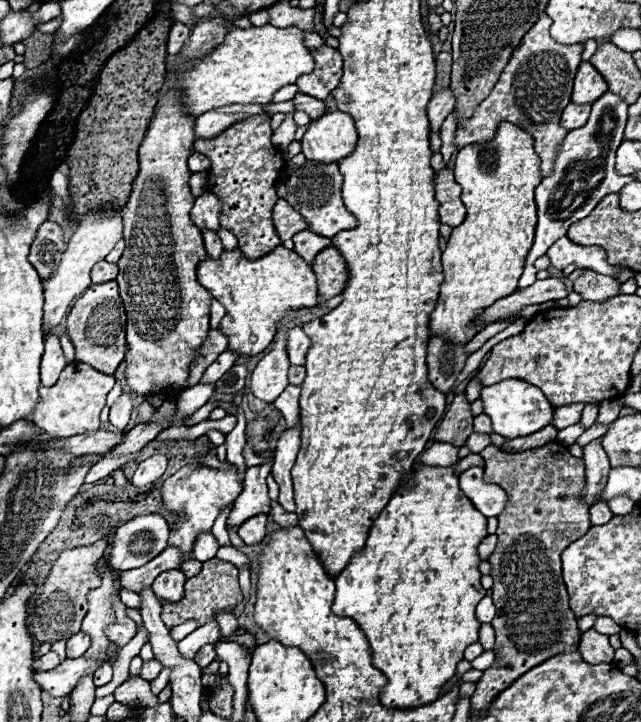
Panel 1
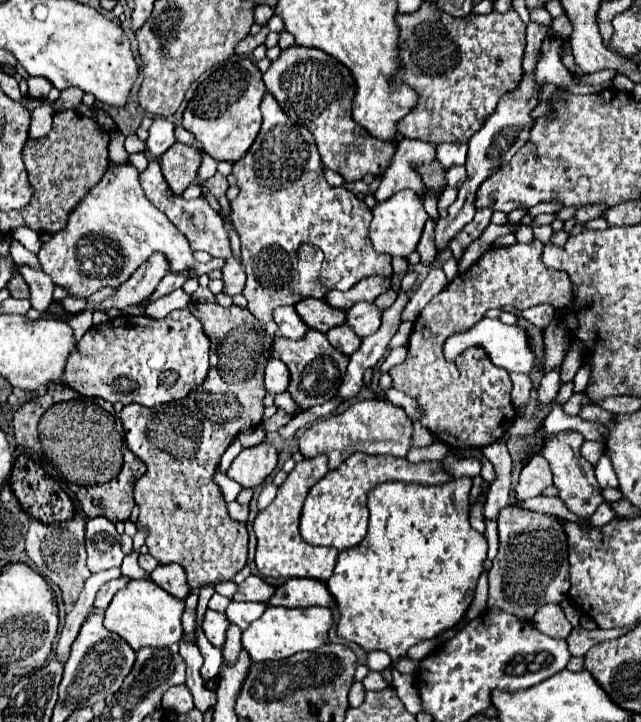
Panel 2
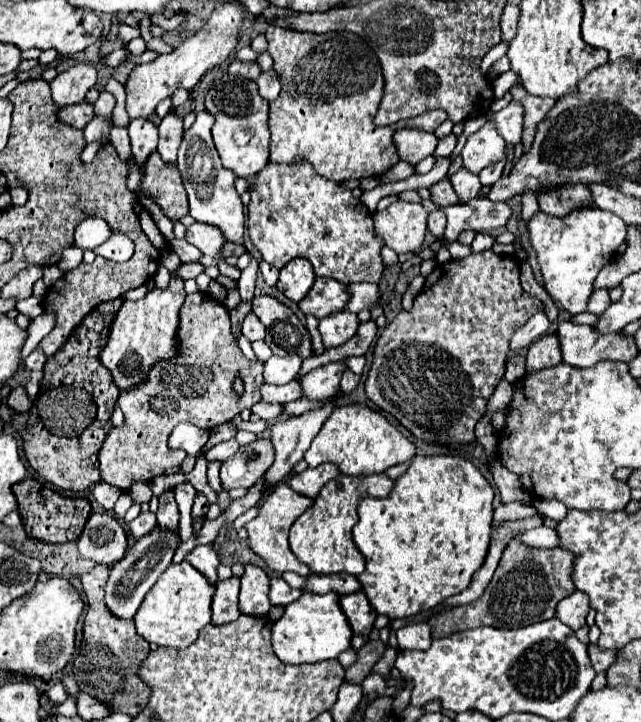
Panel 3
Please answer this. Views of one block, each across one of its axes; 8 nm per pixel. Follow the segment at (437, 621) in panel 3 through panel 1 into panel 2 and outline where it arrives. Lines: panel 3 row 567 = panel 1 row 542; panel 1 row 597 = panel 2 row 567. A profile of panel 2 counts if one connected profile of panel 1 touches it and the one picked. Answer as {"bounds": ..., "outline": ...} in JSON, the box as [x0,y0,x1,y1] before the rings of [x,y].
{"bounds":[488,506,568,622],"outline":[[[506,506],[498,514],[498,540],[500,550],[488,572],[490,610],[504,610],[530,622],[538,608],[568,596],[568,544],[558,516]]]}

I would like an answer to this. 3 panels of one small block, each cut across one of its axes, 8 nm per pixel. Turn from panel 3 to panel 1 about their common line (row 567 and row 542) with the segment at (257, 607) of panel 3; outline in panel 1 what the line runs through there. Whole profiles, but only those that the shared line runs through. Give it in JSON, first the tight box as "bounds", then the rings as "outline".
{"bounds":[238,514,268,544],"outline":[[[258,514],[248,518],[244,524],[240,524],[238,534],[246,544],[258,544],[264,536],[266,536],[266,522],[268,516],[266,514]]]}

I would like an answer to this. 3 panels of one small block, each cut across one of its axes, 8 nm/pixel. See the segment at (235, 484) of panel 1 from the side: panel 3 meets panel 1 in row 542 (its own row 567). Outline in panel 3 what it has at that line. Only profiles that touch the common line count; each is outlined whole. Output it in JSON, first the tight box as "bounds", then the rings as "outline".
{"bounds":[134,564,214,648],"outline":[[[172,564],[168,570],[158,578],[152,590],[146,594],[144,602],[140,604],[134,624],[136,632],[146,642],[156,642],[158,646],[172,646],[172,648],[186,648],[190,646],[200,628],[210,624],[210,602],[214,596],[214,586],[190,564]]]}

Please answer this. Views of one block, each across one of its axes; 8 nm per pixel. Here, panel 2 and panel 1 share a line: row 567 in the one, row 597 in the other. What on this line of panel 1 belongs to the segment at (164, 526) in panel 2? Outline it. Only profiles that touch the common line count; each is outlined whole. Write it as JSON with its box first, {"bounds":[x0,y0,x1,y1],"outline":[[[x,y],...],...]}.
{"bounds":[162,560,244,628],"outline":[[[206,560],[200,574],[186,582],[186,592],[178,602],[162,604],[162,622],[168,628],[174,628],[186,620],[194,620],[198,626],[204,626],[216,618],[218,612],[232,612],[244,600],[240,584],[238,584],[238,568],[230,562],[222,560]]]}

